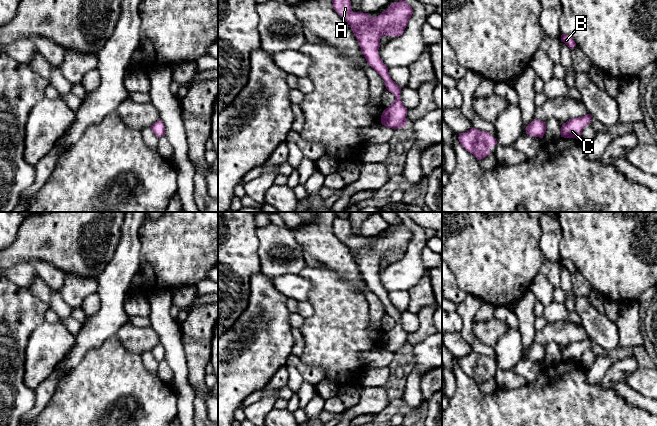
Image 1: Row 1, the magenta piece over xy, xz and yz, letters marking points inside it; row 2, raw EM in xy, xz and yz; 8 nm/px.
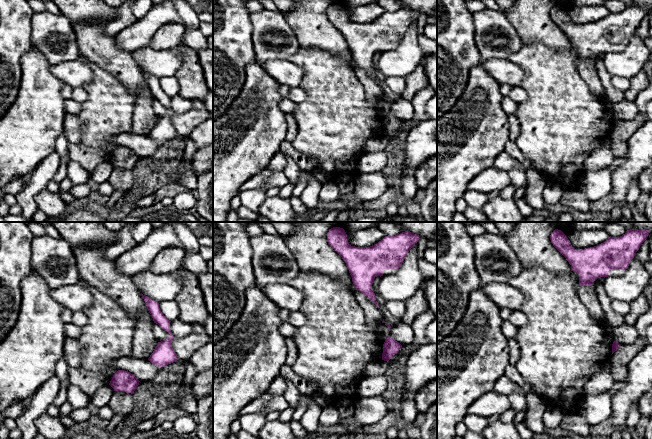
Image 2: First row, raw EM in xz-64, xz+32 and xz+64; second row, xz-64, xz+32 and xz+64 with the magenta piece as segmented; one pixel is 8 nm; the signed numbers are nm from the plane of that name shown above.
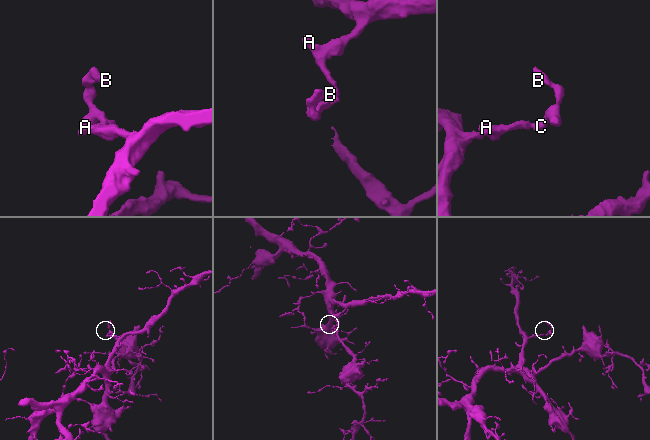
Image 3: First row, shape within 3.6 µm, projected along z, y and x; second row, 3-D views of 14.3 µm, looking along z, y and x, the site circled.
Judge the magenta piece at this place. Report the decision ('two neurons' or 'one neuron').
two neurons

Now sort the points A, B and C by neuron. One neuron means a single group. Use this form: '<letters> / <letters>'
A / B C

